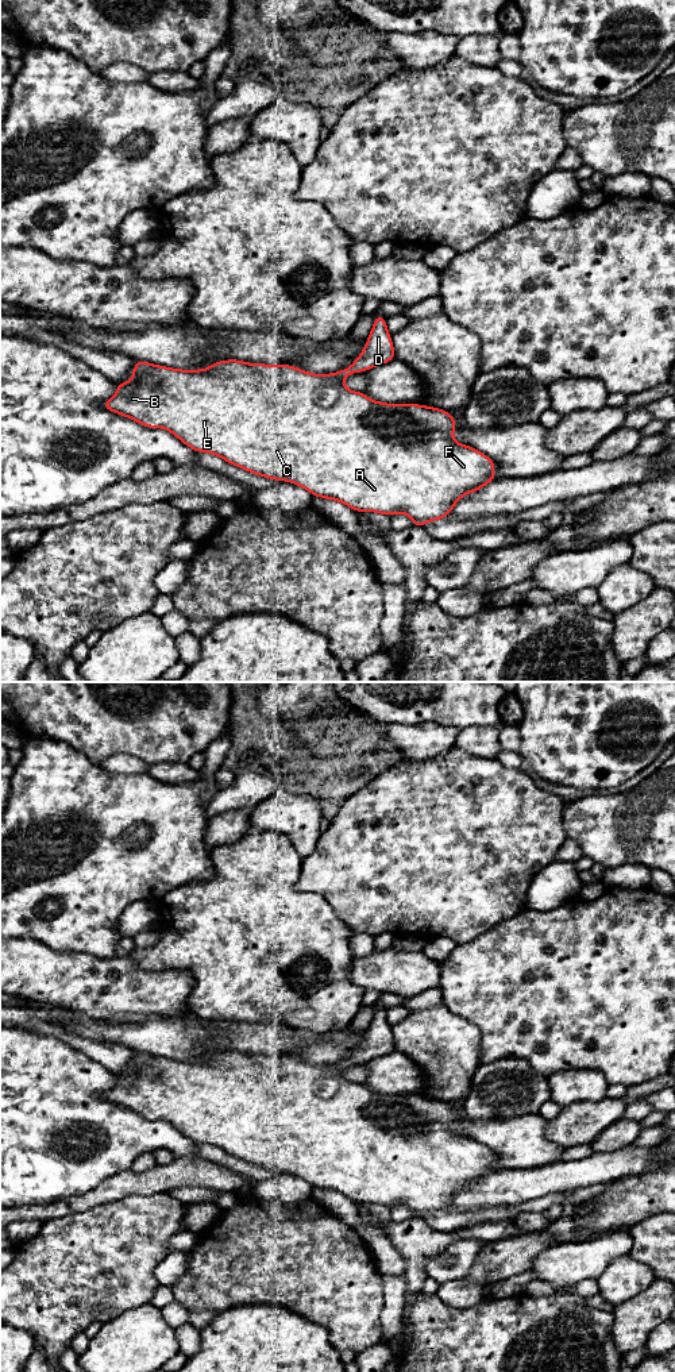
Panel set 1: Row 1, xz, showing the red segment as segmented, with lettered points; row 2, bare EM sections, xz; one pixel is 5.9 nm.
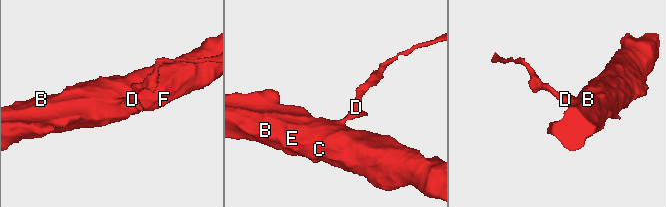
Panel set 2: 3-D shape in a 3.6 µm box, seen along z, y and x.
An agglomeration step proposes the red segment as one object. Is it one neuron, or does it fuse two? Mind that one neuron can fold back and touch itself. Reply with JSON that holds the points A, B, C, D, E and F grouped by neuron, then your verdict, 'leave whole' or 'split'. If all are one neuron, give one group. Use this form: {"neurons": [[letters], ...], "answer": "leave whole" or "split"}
{"neurons": [["A", "B", "C", "D", "E", "F"]], "answer": "leave whole"}

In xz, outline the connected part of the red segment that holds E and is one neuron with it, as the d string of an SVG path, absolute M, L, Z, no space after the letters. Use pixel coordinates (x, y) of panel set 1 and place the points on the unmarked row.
M374 1006L366 1038L351 1057L338 1064L312 1065L290 1056L255 1056L238 1051L219 1052L200 1061L134 1052L132 1071L115 1075L117 1084L101 1098L147 1119L165 1119L193 1142L217 1146L252 1165L289 1172L313 1188L343 1194L355 1203L406 1205L413 1218L421 1219L425 1214L447 1210L459 1190L497 1172L497 1157L477 1140L452 1130L456 1113L451 1103L420 1095L374 1092L362 1083L348 1082L342 1074L352 1064L369 1063L394 1051L386 1009Z

